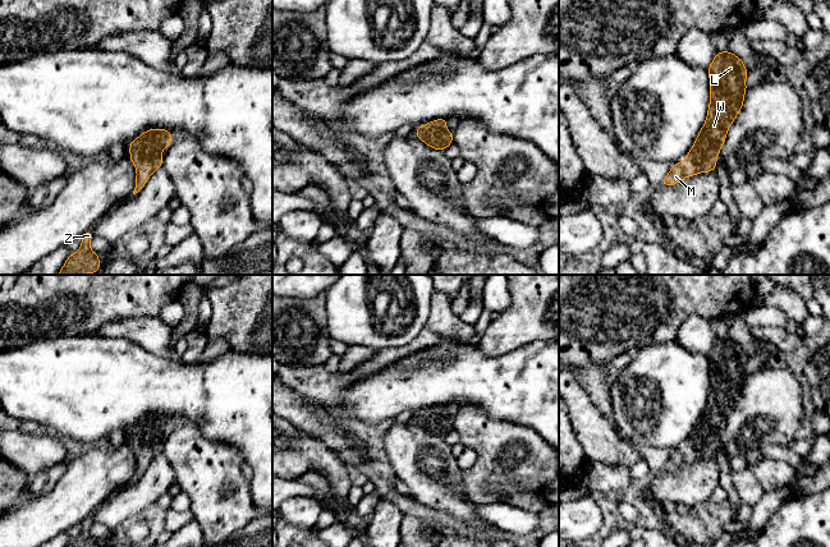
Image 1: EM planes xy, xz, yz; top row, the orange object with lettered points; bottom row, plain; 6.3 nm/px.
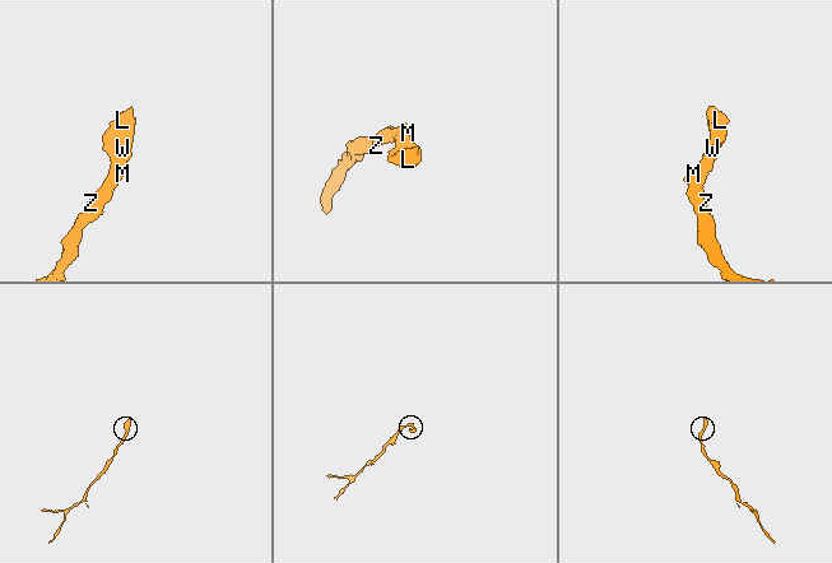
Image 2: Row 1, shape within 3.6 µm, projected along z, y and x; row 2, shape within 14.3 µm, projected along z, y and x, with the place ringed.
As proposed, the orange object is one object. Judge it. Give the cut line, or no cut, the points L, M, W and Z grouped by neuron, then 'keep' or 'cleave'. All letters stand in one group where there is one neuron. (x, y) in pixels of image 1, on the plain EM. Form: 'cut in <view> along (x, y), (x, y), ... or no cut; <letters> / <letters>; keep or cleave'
no cut; L M W Z; keep

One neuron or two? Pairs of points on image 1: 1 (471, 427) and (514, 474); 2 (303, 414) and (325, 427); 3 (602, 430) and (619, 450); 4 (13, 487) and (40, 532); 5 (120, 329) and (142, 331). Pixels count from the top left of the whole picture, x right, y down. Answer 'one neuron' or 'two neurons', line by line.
1: one neuron
2: one neuron
3: one neuron
4: two neurons
5: one neuron

